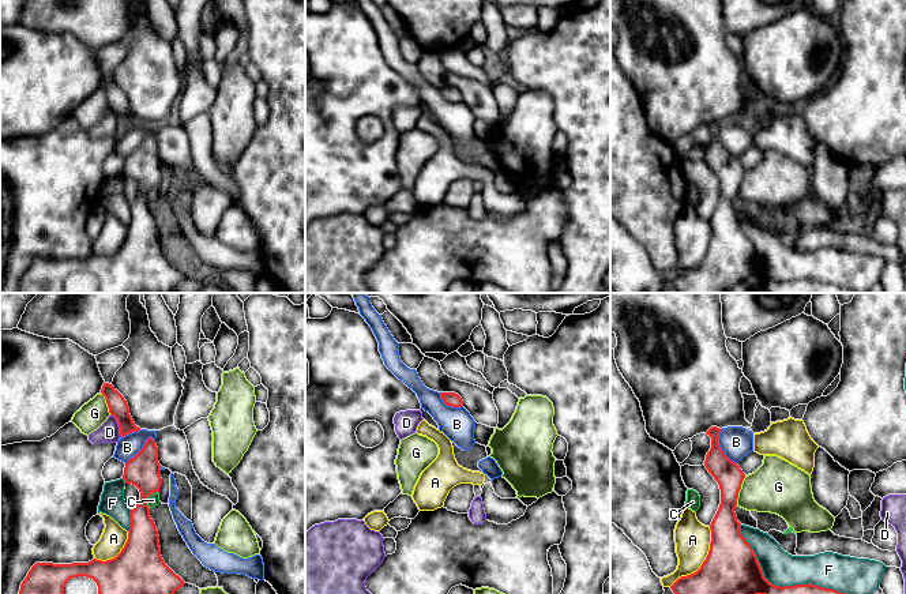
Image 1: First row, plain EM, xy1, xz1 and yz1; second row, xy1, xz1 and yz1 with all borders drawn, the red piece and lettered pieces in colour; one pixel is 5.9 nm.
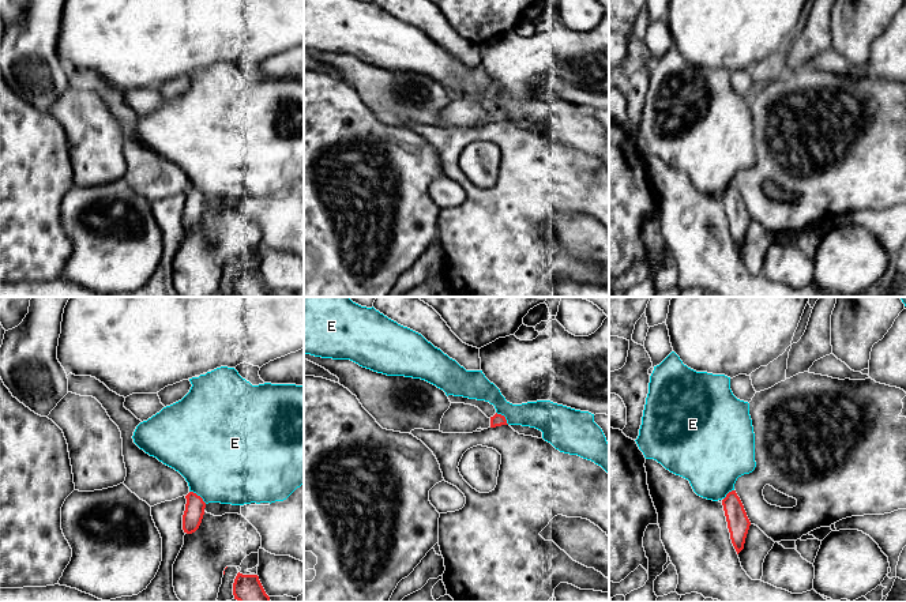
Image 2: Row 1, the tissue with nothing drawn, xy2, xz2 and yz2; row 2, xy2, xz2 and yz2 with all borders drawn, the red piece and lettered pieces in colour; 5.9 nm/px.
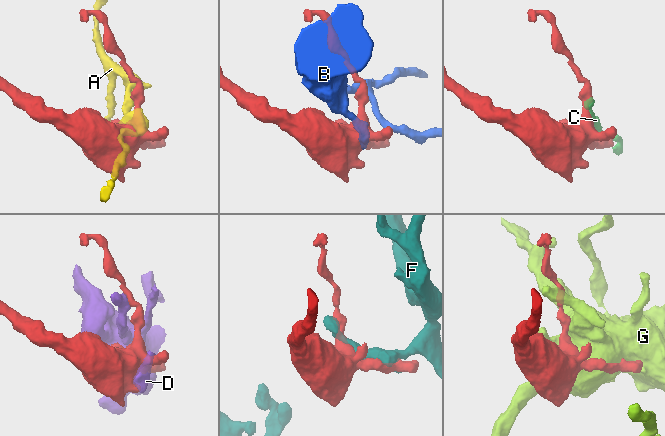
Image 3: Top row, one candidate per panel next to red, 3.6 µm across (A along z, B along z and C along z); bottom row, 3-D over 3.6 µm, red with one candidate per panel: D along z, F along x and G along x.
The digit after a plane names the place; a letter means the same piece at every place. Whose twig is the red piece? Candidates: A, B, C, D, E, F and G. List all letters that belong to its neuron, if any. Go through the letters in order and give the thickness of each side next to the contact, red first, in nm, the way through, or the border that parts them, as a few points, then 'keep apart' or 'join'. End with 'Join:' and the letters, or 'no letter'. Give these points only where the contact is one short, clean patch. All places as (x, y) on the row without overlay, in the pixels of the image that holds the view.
A: 400/220 nm | keep apart
B: 160/190 nm | along yz1 (720, 124), (718, 141), (736, 158) | keep apart
C: 200/70 nm | keep apart
D: 110/130 nm | keep apart
E: 120/480 nm | along xy2 (190, 185), (195, 187), (206, 198) | keep apart
F: 240/200 nm | keep apart
G: 180/320 nm | keep apart
Join: no letter

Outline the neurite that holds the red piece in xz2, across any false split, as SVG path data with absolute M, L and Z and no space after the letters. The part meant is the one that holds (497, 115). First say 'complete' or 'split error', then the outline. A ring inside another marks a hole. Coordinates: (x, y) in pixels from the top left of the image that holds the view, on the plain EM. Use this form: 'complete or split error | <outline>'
split error | M451 98L440 118L443 128L473 128L477 124L508 120L501 109L488 113L478 102L465 98Z

